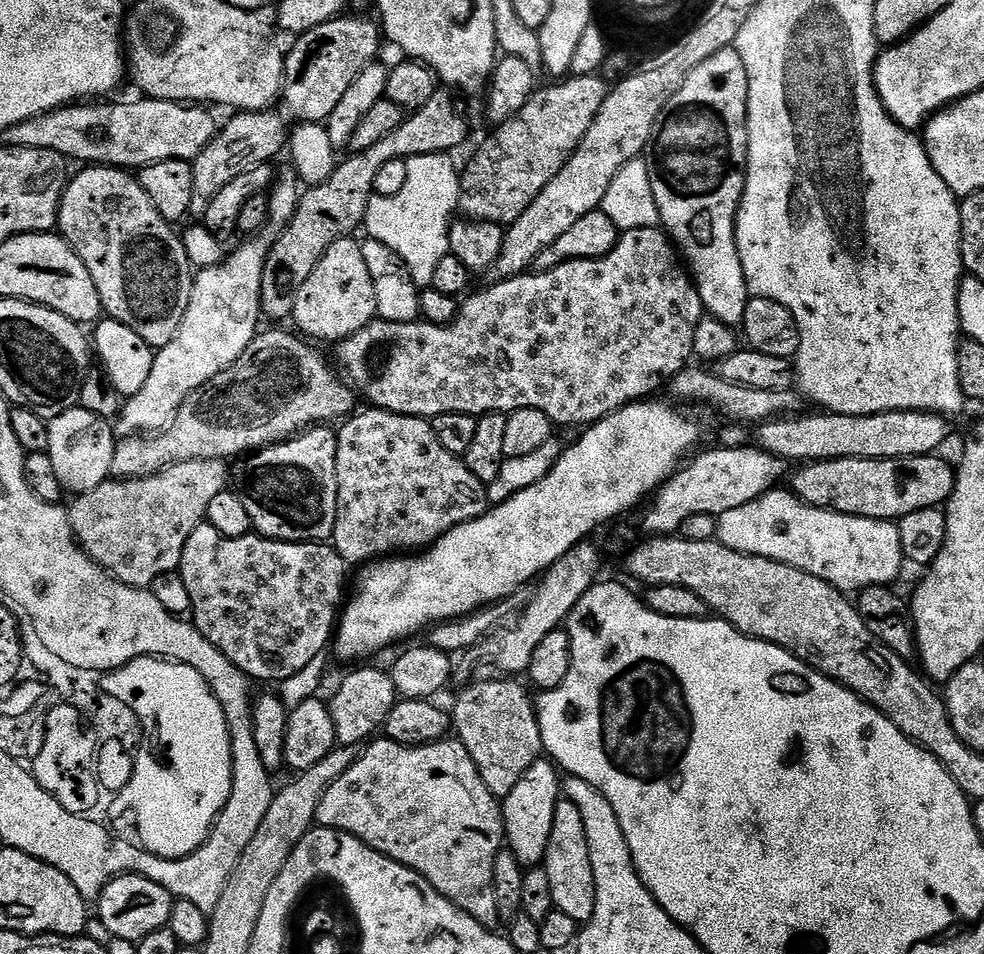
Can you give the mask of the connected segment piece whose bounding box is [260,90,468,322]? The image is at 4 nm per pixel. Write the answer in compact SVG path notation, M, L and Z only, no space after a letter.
M437 90L434 98L426 102L426 106L417 112L405 115L402 126L394 130L382 142L370 146L370 150L352 152L337 163L334 174L326 178L326 182L313 184L301 195L292 220L273 239L272 249L268 251L266 266L262 274L262 294L260 310L265 317L272 320L292 320L294 302L298 298L298 290L302 290L302 282L314 274L314 266L322 262L322 254L330 250L330 246L338 239L348 238L352 232L364 223L364 215L368 209L368 200L373 196L374 178L378 178L378 170L386 166L386 162L404 160L409 156L422 154L455 153L455 148L464 144L468 136L468 120L460 109L460 104L448 90Z

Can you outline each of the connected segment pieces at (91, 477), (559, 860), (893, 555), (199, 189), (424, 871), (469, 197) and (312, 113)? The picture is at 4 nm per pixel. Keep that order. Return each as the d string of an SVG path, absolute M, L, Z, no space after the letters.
M77 406L52 417L48 429L50 446L47 453L54 465L54 474L65 491L80 495L96 489L111 477L118 440L109 421Z
M561 798L554 806L554 827L550 830L550 846L542 867L550 878L550 891L554 897L554 909L574 918L578 926L588 923L594 914L596 887L594 886L594 866L590 866L590 846L586 846L586 826L578 806L566 798Z
M766 495L754 502L746 502L746 506L726 510L726 514L719 516L716 521L716 539L722 546L730 546L730 550L738 550L738 554L770 558L774 562L794 566L806 574L814 574L814 578L822 578L822 582L845 594L859 594L873 584L895 585L900 571L906 568L900 530L893 521L843 516L823 510L804 510L801 516L788 516L786 509L772 508L772 499L771 495Z
M265 110L262 112L237 111L228 121L223 121L222 127L217 131L216 137L209 142L198 154L196 160L191 161L192 173L194 174L194 190L190 198L190 213L193 217L203 217L206 206L227 186L238 174L246 174L254 170L260 164L275 161L275 156L280 151L285 151L290 140L289 125L284 125L282 117L276 110Z
M376 738L363 751L357 755L350 770L322 794L316 824L350 834L378 854L414 870L426 878L438 894L470 914L474 922L484 928L499 929L502 921L498 898L494 898L494 858L505 843L502 804L497 796L486 790L486 782L482 782L482 774L478 774L478 766L474 766L474 758L470 758L466 746L459 738L445 738L417 748Z
M572 76L563 82L552 82L549 88L537 87L530 102L495 129L496 141L482 145L472 161L463 165L459 211L469 220L486 220L501 226L522 218L526 206L546 190L550 178L570 162L574 150L586 138L586 130L598 118L598 110L602 110L610 91L610 84L602 77Z
M341 15L322 22L309 32L295 37L296 45L287 49L284 57L284 91L282 105L296 122L324 124L334 114L334 106L342 102L346 90L354 86L354 78L377 59L382 44L382 28L375 19L363 20L363 15Z

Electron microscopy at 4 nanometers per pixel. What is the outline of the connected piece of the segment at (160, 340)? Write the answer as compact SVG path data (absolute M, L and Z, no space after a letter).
M84 166L76 177L67 181L64 196L60 199L58 232L68 245L82 258L98 286L100 307L107 319L130 326L153 350L165 348L178 334L186 306L190 306L190 290L194 269L184 249L183 239L173 225L154 210L150 194L142 190L139 179L131 171L107 166Z

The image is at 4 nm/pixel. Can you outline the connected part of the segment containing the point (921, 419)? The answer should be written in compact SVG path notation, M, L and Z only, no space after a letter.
M837 412L804 416L789 414L783 418L766 420L759 425L759 447L779 456L785 462L815 462L818 460L837 460L838 458L862 458L863 460L889 460L890 458L910 458L911 456L930 456L941 451L940 447L948 440L949 421L939 412L883 412L869 416L840 416Z

